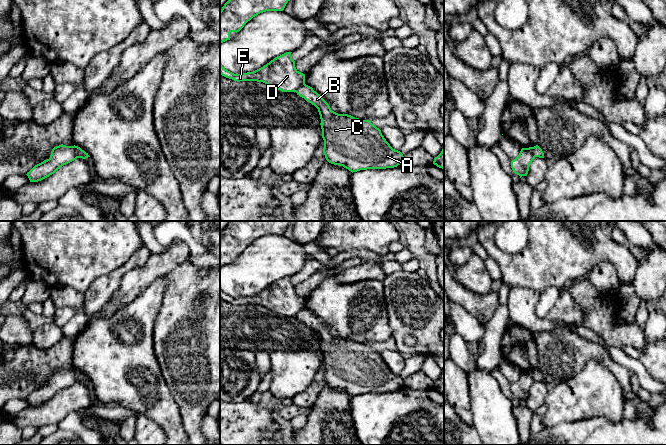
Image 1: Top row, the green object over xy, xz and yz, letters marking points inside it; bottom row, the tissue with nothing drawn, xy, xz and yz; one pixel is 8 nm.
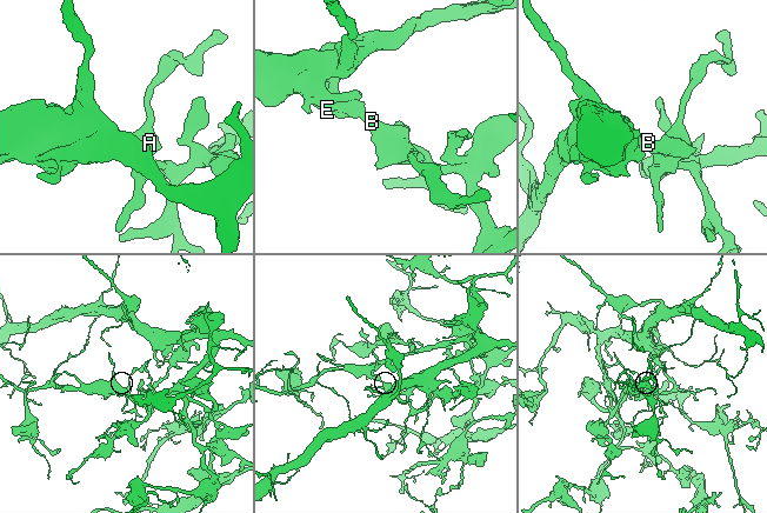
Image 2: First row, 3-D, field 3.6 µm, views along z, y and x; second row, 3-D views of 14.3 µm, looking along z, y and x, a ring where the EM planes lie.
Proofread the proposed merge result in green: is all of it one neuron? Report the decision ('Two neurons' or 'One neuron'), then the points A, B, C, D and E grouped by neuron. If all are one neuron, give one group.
Two neurons. Groups: A B C / D E

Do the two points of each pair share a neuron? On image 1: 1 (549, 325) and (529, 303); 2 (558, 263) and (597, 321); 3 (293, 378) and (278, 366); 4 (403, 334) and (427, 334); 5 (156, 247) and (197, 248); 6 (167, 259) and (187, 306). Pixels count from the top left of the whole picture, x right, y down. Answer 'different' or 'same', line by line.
1: same
2: different
3: same
4: same
5: different
6: different

